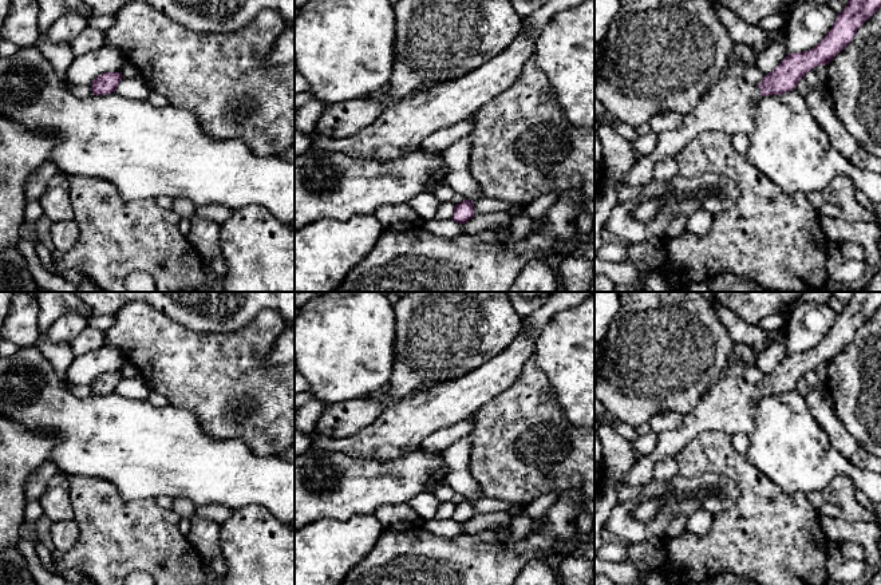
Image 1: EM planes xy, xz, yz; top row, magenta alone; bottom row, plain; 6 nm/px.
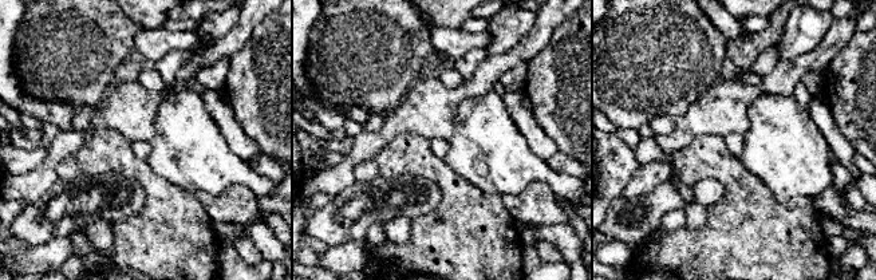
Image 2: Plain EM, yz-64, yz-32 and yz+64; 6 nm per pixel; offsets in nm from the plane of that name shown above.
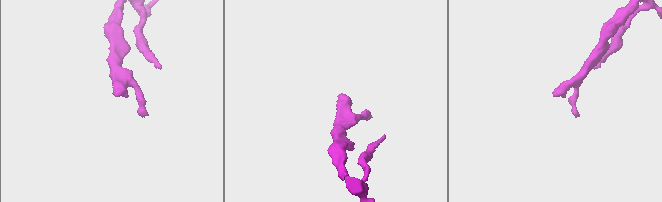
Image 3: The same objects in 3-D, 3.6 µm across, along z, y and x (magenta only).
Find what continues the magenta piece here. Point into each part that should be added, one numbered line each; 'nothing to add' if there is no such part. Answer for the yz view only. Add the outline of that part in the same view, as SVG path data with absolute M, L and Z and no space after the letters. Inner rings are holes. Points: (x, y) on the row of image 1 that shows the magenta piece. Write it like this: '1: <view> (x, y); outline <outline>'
1: yz (729, 106); outline M723 75L698 102L698 104L683 116L683 123L676 130L663 131L657 135L656 149L643 157L623 178L623 186L648 186L653 183L653 166L665 157L675 157L695 137L704 131L722 131L727 135L747 134L755 130L754 111L760 102L758 84L748 83L743 76Z

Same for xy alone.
nothing to add

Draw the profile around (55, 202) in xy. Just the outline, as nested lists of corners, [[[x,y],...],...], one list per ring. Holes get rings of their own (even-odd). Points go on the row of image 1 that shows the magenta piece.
[[[58,173],[48,181],[47,190],[39,202],[44,216],[51,222],[74,221],[75,213],[70,201],[70,183],[64,174]]]

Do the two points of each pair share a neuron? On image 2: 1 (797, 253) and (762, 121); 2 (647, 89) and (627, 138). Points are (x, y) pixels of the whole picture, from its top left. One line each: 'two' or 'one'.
1: two
2: two

